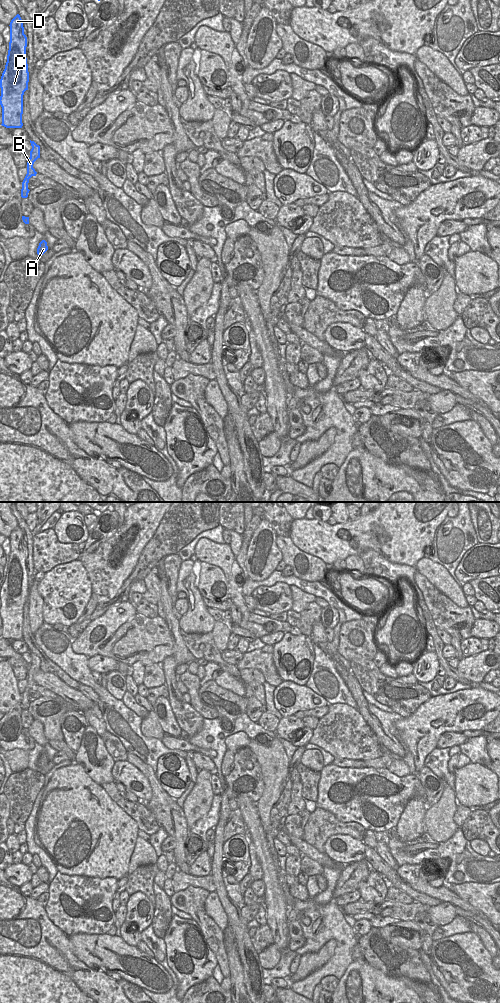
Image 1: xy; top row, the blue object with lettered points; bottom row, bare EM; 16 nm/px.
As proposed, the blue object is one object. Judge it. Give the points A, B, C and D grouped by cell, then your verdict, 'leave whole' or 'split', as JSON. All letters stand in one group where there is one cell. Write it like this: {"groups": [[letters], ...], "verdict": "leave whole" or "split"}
{"groups": [["A", "B", "C", "D"]], "verdict": "leave whole"}

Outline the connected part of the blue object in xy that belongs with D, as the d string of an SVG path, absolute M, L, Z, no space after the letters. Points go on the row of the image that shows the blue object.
M17 14L10 22L10 42L5 69L0 79L2 126L22 128L23 95L28 90L27 37Z

